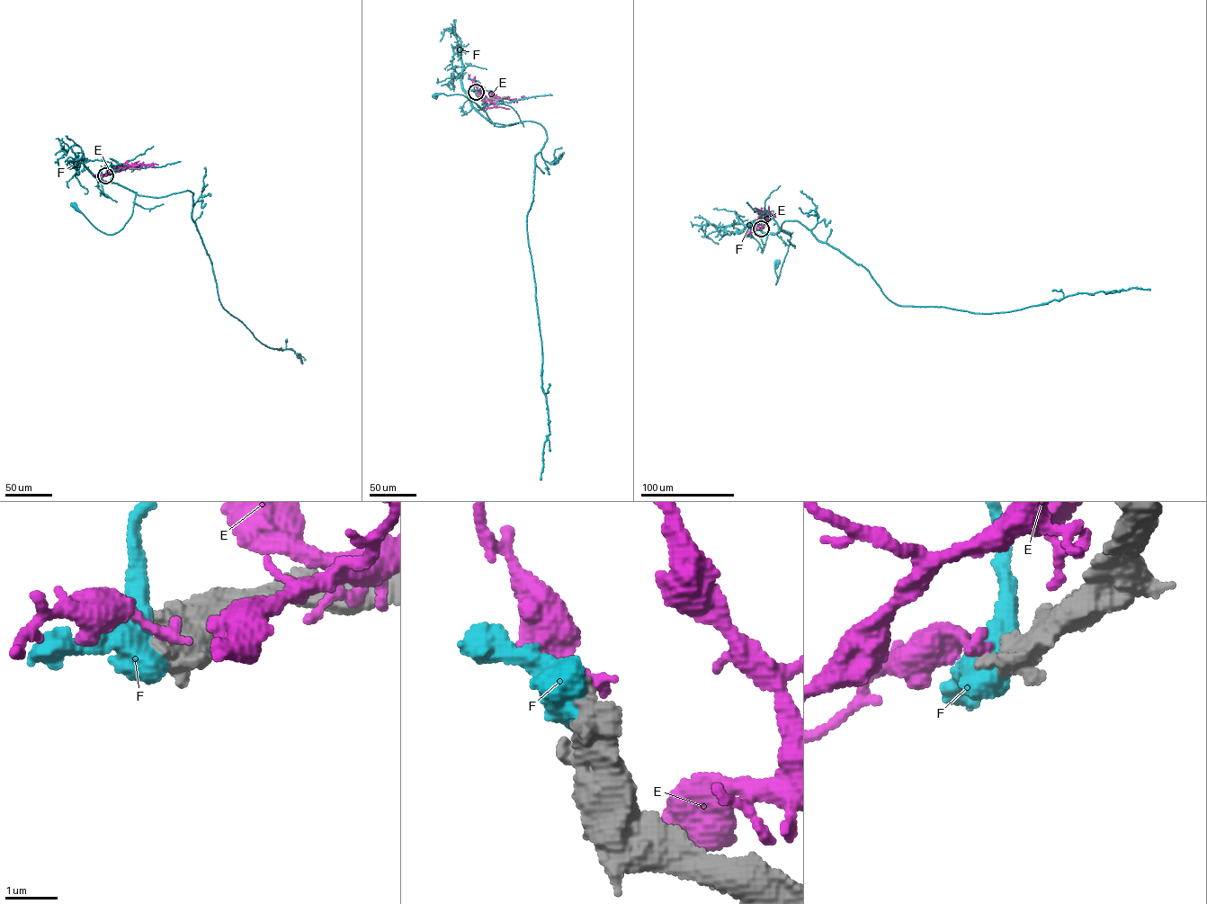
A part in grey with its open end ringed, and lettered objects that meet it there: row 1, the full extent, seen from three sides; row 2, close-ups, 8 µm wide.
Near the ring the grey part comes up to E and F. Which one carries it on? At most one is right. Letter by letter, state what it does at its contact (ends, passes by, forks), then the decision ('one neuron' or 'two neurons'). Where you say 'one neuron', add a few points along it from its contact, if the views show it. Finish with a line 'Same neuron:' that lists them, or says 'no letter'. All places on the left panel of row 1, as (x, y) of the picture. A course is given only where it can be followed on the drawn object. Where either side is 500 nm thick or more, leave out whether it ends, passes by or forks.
E: it ends; two neurons
F: two neurons
Same neuron: no letter

